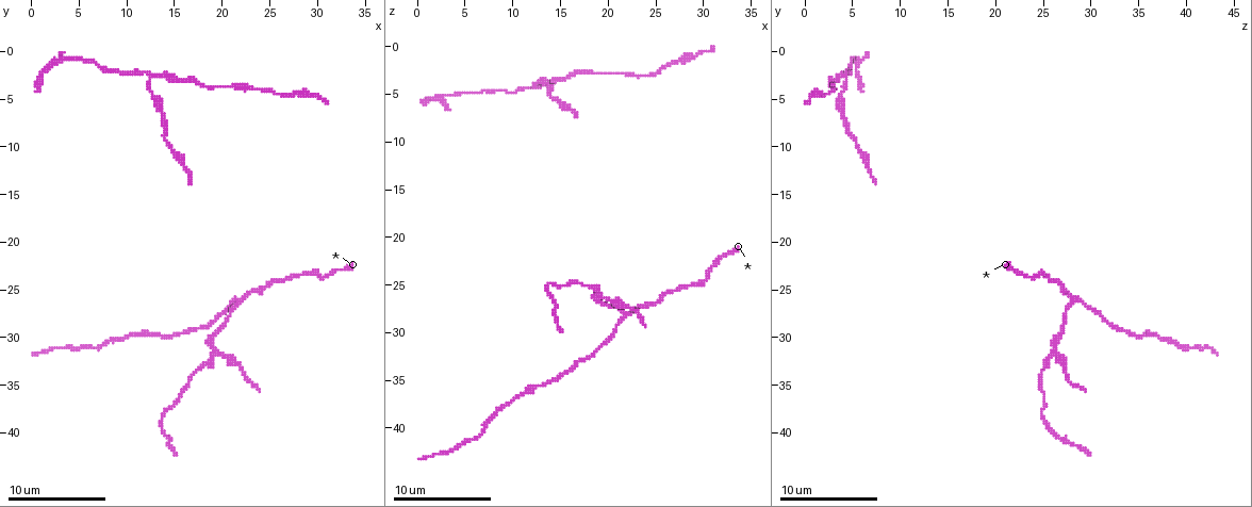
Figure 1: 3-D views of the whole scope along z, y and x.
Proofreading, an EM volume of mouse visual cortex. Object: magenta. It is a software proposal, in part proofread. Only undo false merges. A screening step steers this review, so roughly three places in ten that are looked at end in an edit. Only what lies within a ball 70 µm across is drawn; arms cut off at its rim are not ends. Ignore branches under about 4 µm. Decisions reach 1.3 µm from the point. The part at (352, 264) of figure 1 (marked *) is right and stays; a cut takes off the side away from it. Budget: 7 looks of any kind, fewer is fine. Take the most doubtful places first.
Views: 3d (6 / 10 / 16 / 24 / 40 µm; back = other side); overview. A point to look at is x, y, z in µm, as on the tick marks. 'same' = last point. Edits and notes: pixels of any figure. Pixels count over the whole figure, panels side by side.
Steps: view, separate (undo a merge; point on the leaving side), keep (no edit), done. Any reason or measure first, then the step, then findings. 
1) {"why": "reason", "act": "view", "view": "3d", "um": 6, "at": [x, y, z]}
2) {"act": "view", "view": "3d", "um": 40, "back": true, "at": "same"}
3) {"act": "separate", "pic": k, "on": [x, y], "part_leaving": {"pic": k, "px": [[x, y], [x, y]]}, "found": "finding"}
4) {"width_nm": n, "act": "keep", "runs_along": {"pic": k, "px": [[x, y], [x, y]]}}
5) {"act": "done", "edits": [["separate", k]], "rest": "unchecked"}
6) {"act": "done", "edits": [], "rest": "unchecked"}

{"why": "branch point", "act": "view", "view": "3d", "um": 6, "at": [12.8, 2.6, 4.4]}

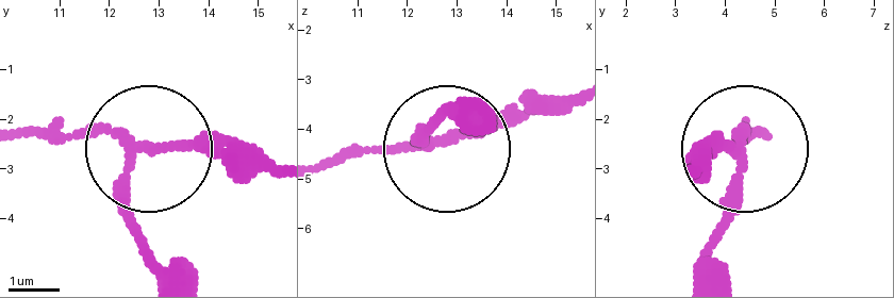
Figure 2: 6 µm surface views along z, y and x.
{"act": "separate", "pic": 2, "on": [133, 232], "part_leaving": {"pic": 2, "px": [[130, 158], [130, 216], [159, 280]]}, "found": "two neurons meet here"}

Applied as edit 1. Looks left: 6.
{"why": "branch point", "act": "view", "view": "3d", "um": 10, "at": [19.2, 32.0, 26.2]}

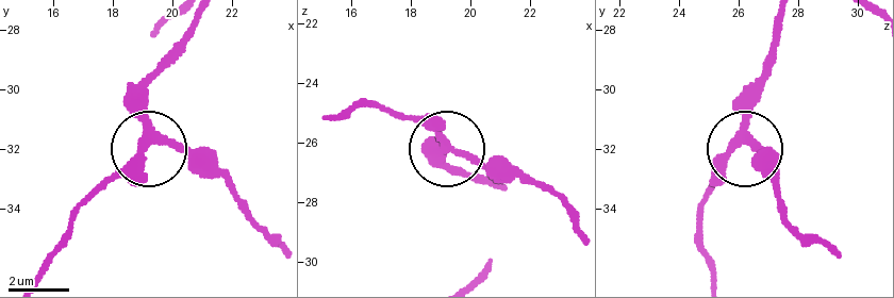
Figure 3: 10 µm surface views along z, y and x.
{"width_nm": 230, "act": "keep", "runs_along": {"pic": 3, "px": [[196, 22], [147, 84], [145, 121], [154, 143], [211, 165]]}, "found": "continuous, no second neuron"}

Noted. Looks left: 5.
{"why": "three-way junction", "act": "view", "view": "3d", "um": 10, "at": [21.6, 26.2, 28.2]}

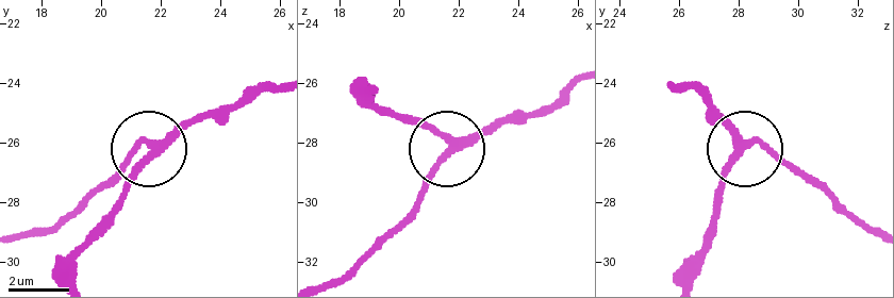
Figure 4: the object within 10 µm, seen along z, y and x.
{"act": "view", "view": "3d", "um": 6, "at": [21.8, 26.2, 28.1]}

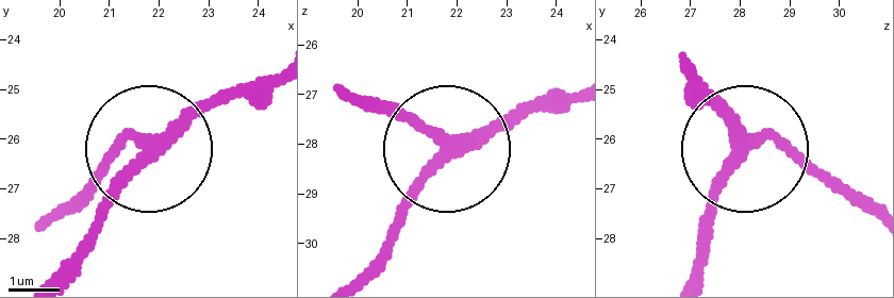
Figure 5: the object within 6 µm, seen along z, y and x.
{"side_arm_um": 23, "arms": 3, "act": "keep", "found": "one neuron here"}

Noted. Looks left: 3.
{"act": "done", "edits": [["separate", 2]], "rest": "unchecked"}

